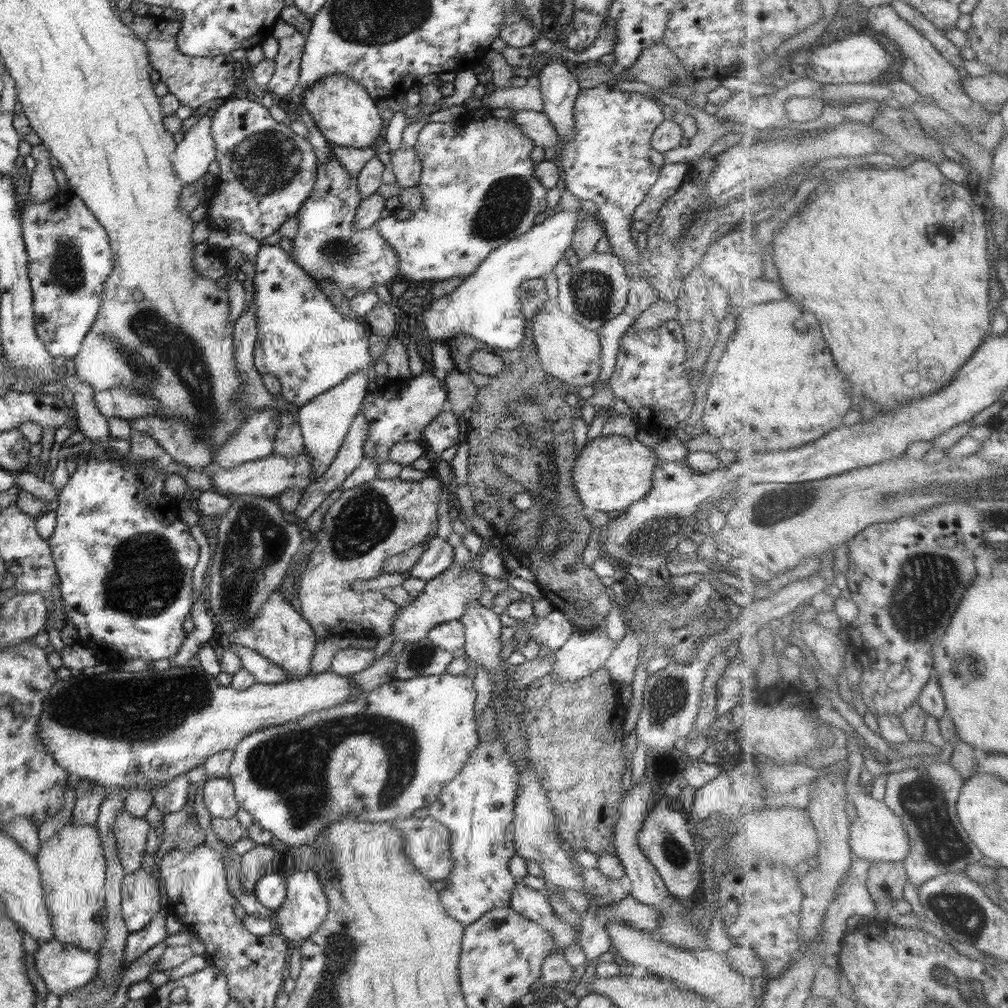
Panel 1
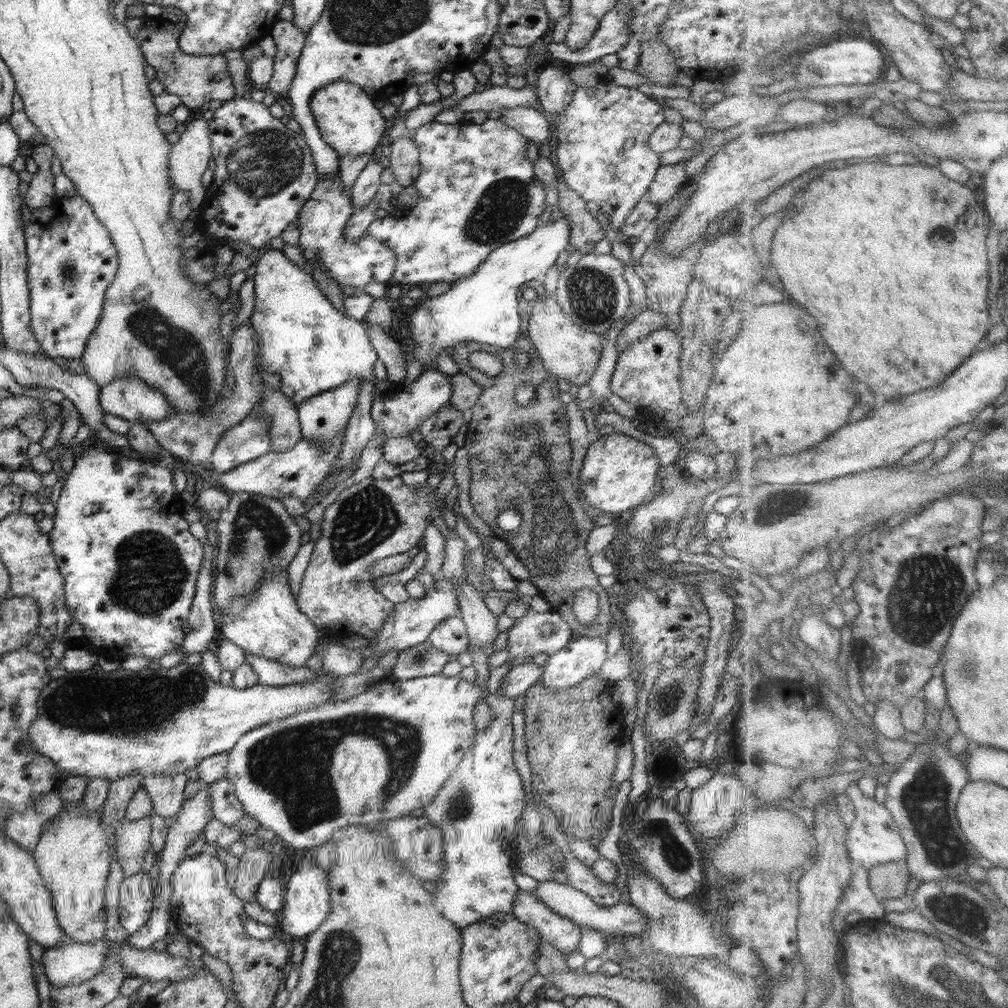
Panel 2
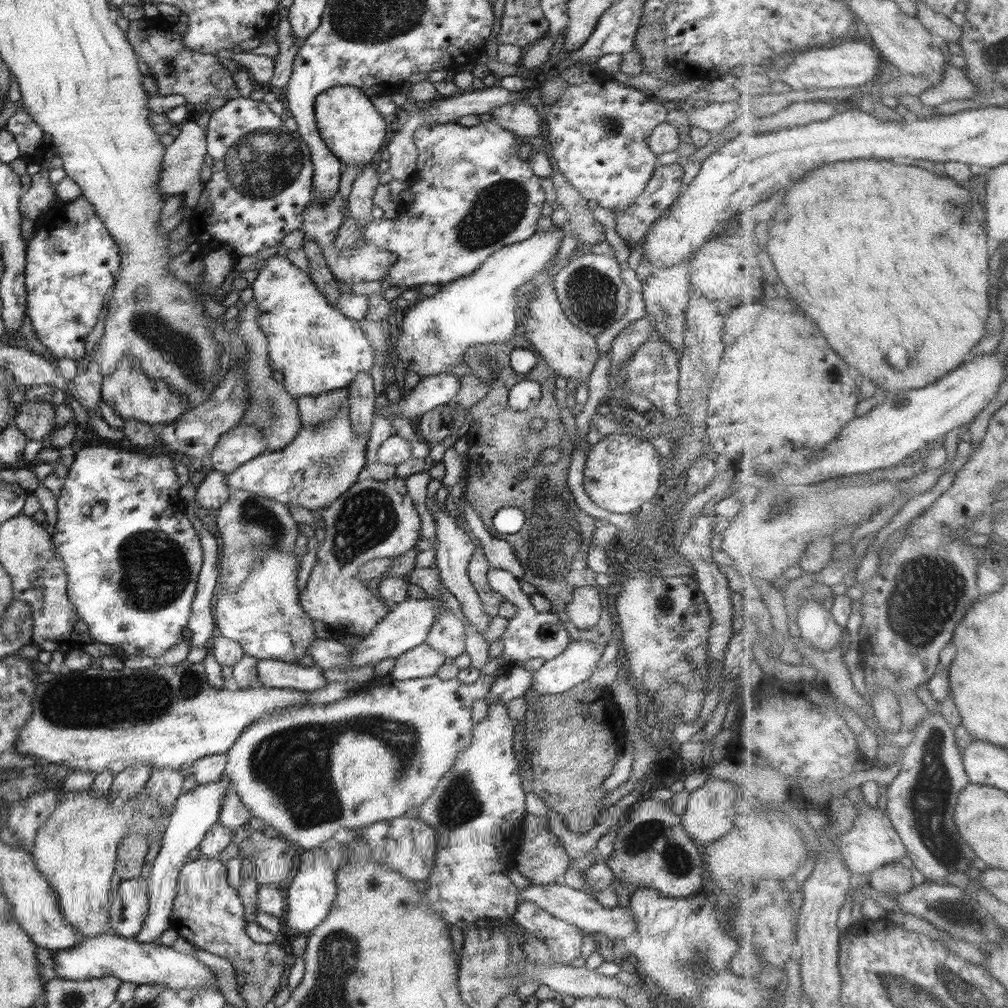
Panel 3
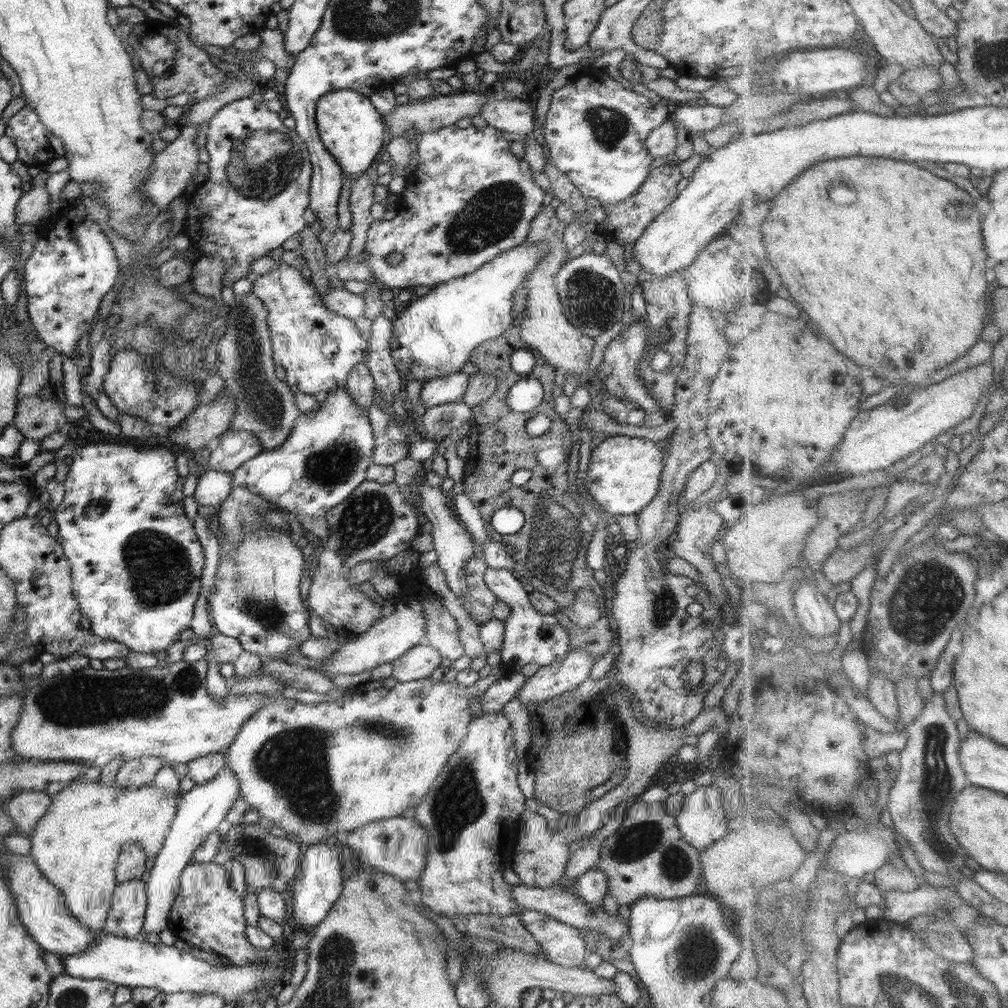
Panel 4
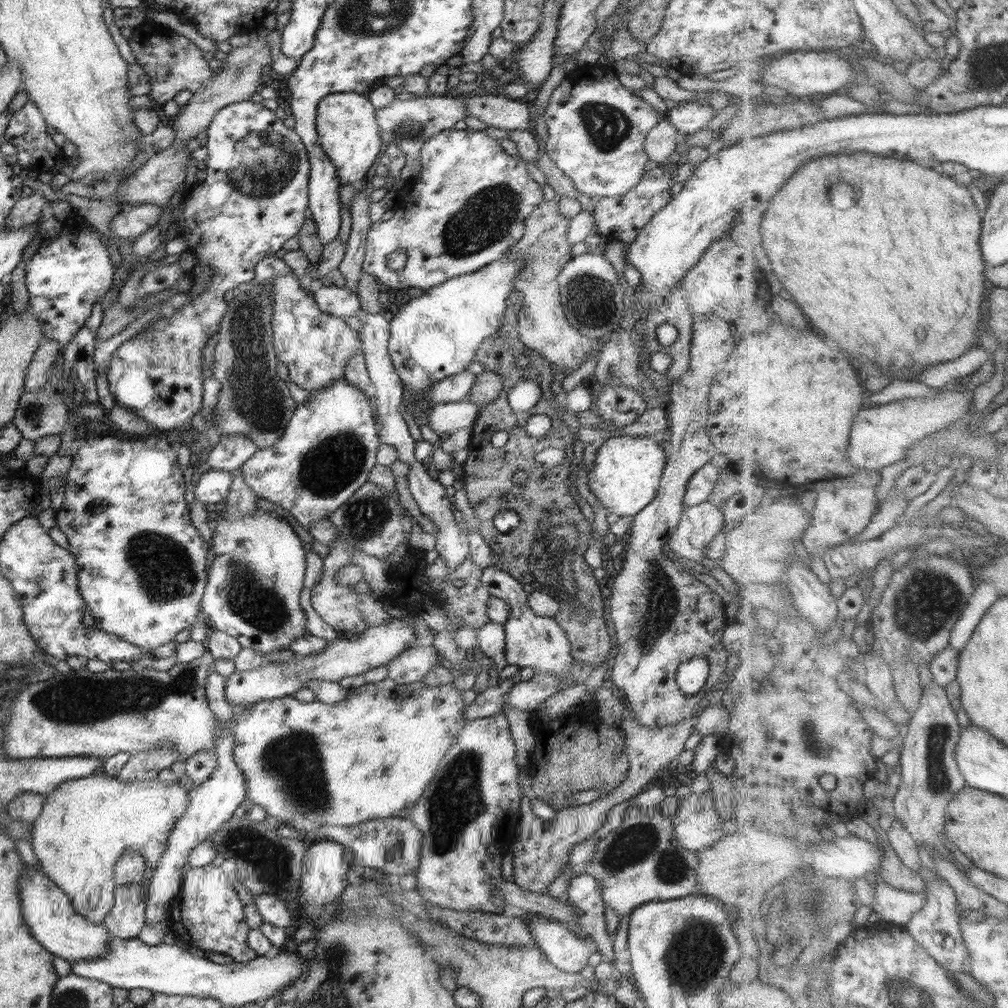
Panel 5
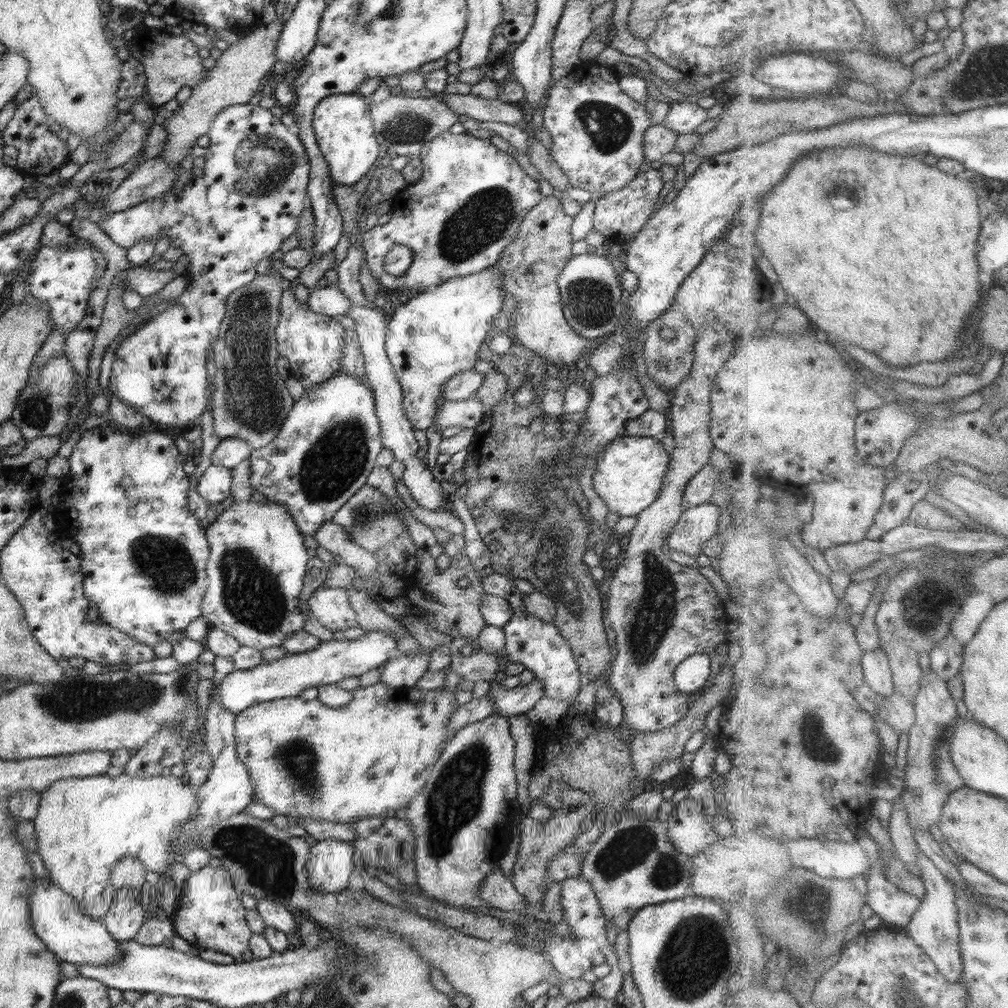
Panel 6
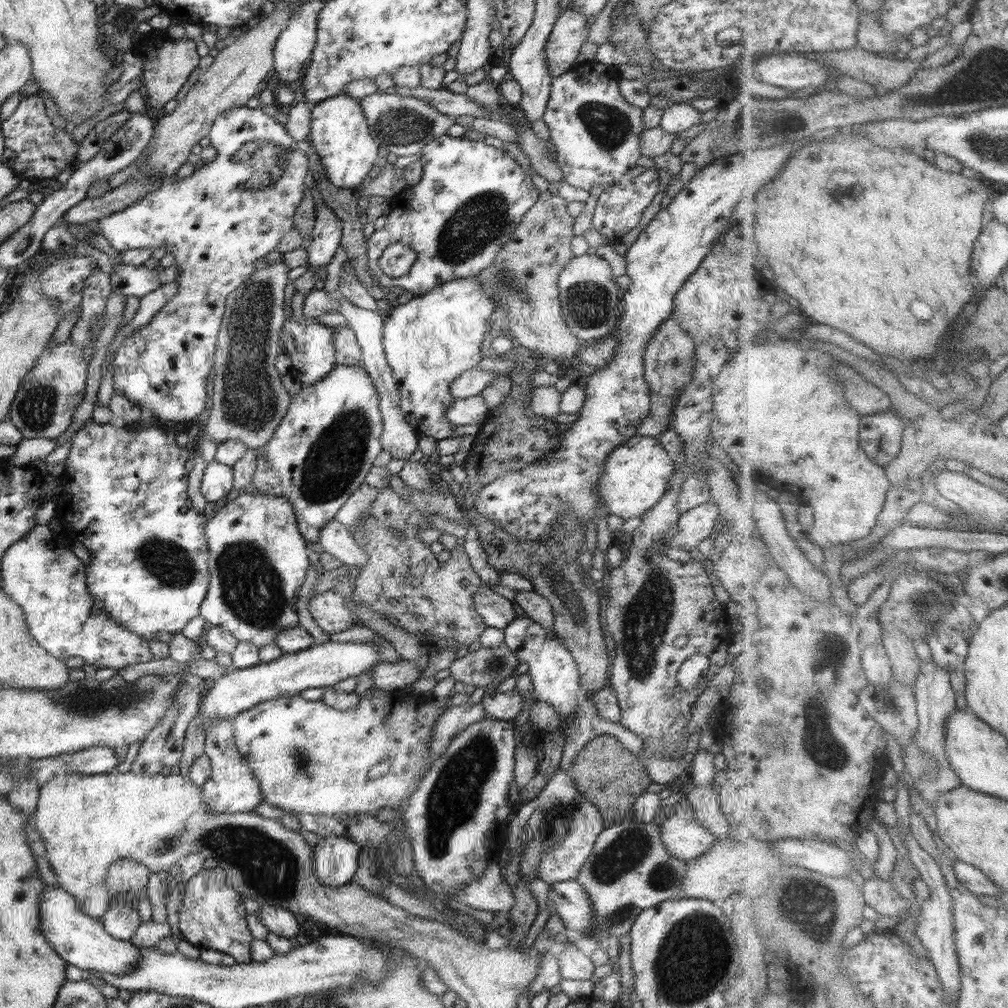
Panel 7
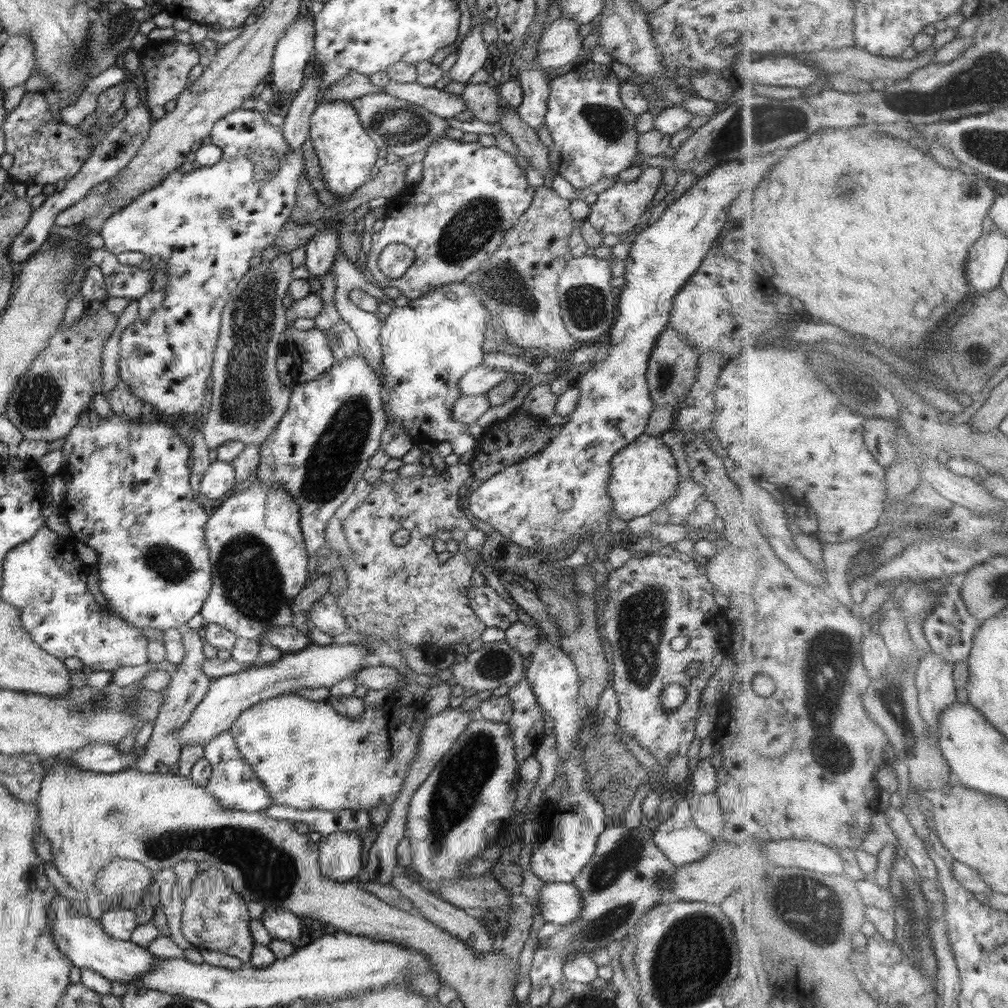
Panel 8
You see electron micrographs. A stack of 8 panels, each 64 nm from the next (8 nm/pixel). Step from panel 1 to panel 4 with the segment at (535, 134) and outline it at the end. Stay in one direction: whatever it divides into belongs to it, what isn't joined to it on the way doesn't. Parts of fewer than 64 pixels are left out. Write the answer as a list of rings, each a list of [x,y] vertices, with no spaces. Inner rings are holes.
[[[501,96],[495,100],[488,100],[478,114],[498,130],[516,134],[533,134],[534,111],[528,102],[519,98]]]

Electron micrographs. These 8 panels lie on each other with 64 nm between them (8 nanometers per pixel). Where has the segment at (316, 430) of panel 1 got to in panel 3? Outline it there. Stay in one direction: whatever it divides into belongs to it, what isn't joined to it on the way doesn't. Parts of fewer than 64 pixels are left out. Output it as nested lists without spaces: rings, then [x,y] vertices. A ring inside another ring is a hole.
[[[348,388],[328,391],[319,395],[300,396],[297,400],[302,428],[319,426],[322,421],[334,417],[340,405],[348,405]]]

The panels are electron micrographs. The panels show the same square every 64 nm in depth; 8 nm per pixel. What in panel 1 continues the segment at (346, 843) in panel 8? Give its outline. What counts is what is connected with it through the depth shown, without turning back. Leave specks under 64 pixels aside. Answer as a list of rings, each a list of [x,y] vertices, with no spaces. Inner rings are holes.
[[[310,868],[306,871],[298,871],[290,874],[286,879],[287,895],[280,908],[275,912],[278,930],[284,934],[288,940],[304,941],[316,932],[316,929],[326,921],[329,904],[328,897],[322,889],[322,883],[316,875],[316,871]]]

